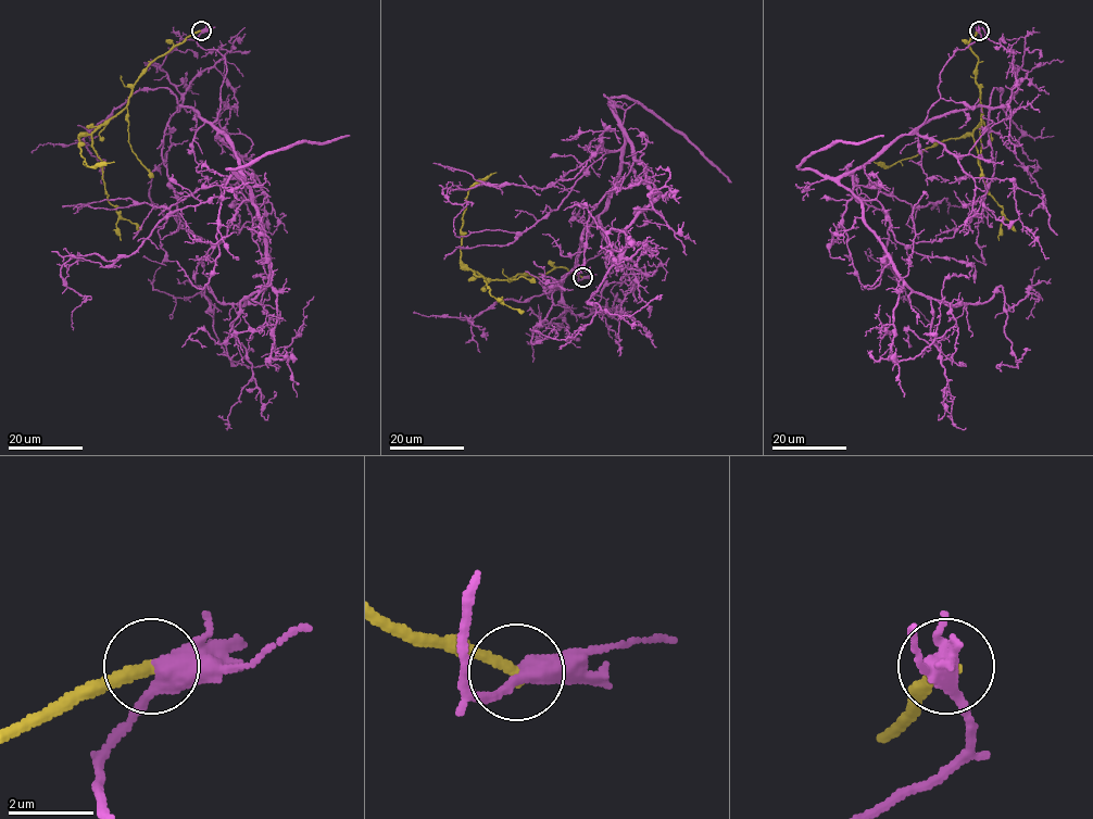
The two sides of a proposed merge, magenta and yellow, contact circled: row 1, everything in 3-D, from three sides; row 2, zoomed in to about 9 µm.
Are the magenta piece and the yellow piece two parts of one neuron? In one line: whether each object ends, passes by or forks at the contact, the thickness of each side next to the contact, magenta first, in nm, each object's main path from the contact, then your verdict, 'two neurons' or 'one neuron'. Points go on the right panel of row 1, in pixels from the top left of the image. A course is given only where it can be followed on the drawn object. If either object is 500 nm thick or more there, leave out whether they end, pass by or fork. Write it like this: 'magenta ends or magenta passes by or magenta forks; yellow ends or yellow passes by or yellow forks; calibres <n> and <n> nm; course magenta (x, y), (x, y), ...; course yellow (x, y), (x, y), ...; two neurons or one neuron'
magenta passes by; yellow ends; calibres 400 and 320 nm; course magenta (979, 30), (944, 65), (921, 124), (839, 181), (912, 289), (957, 305), (1000, 286), (1018, 363), (1001, 372); course yellow (979, 30), (968, 42), (978, 58), (980, 88), (981, 121), (971, 134), (936, 142), (888, 166), (874, 162); two neurons

